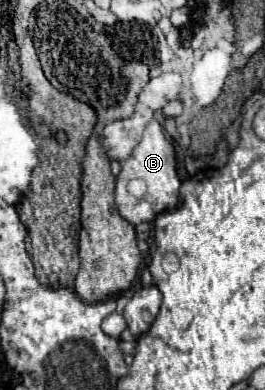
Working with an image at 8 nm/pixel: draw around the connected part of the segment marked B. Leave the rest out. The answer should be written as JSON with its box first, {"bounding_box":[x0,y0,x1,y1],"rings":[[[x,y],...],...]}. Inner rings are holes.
{"bounding_box":[116,121,180,225],"rings":[[[158,121],[148,123],[142,141],[134,147],[132,155],[122,163],[122,171],[116,177],[116,205],[120,215],[132,223],[140,225],[144,221],[154,221],[162,211],[172,211],[178,205],[180,179],[176,173],[176,155],[174,145],[166,139]],[[143,183],[144,190],[140,184]],[[129,185],[134,186],[132,189]]]}

